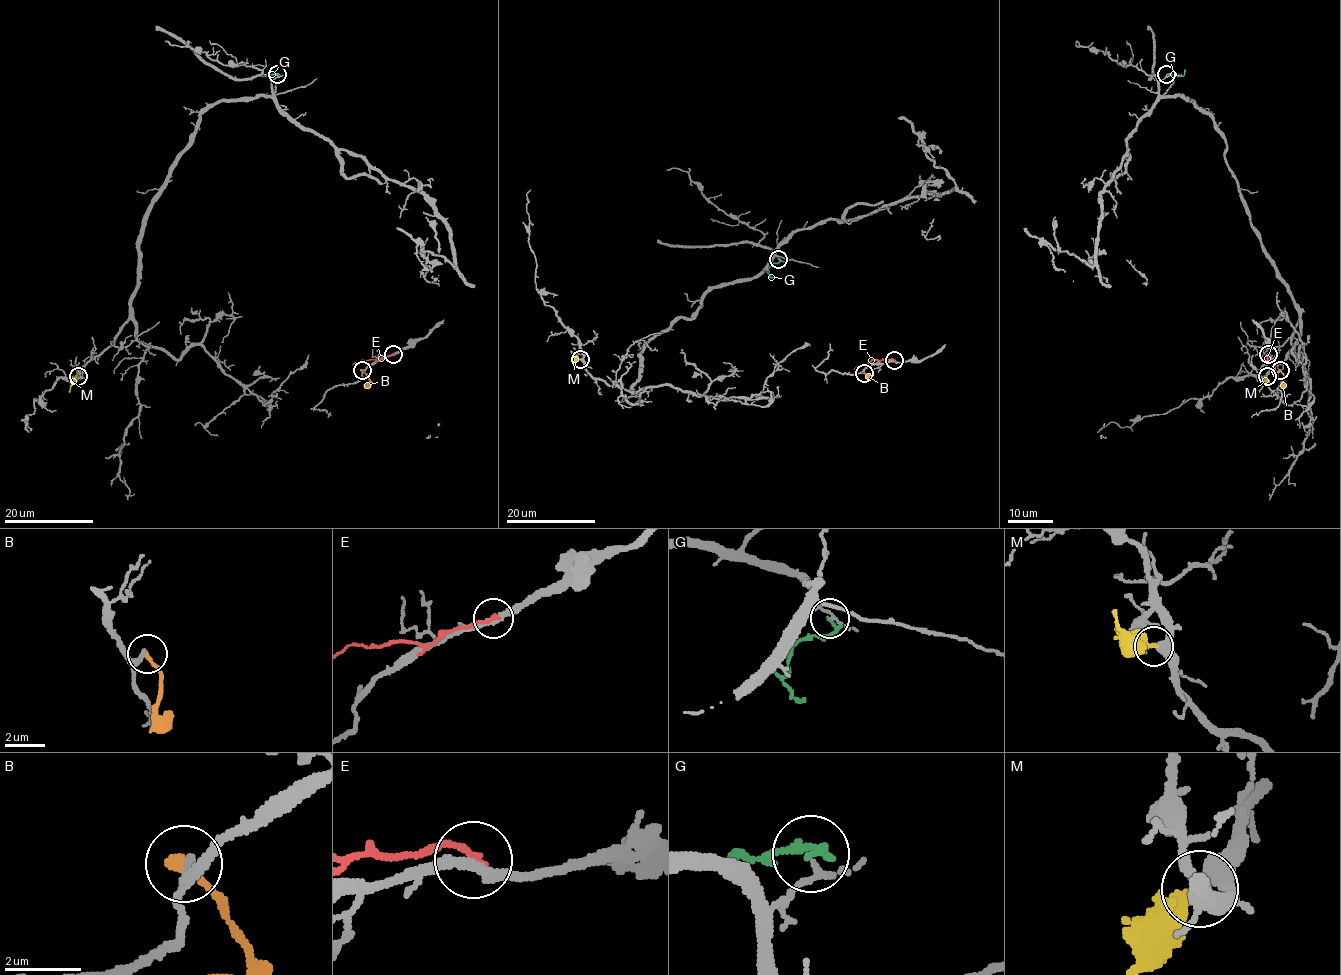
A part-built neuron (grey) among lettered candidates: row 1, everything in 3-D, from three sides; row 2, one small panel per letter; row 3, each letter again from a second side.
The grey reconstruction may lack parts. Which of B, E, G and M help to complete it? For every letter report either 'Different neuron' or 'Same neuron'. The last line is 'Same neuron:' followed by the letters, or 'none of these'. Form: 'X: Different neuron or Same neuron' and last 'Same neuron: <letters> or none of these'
B: Different neuron
E: Different neuron
G: Different neuron
M: Same neuron
Same neuron: M

